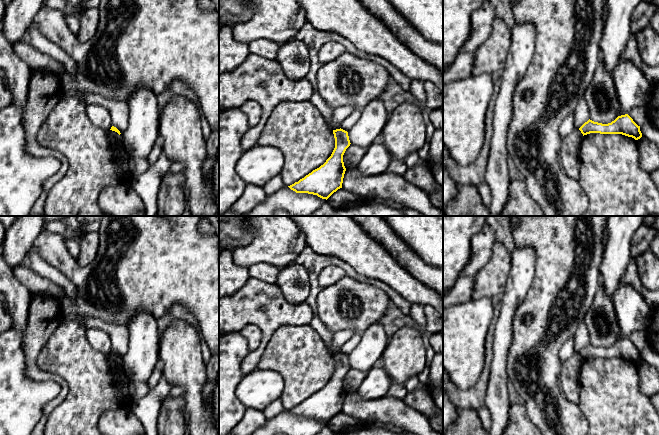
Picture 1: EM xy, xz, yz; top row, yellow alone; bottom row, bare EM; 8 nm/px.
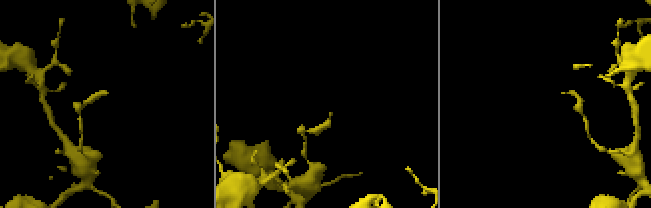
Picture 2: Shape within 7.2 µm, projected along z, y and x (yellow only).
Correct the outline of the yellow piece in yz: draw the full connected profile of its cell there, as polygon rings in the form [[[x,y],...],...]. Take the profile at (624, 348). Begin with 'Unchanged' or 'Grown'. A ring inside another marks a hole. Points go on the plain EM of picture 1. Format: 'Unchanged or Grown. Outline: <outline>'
Unchanged. Outline: [[[628,338],[618,340],[614,345],[608,348],[594,346],[589,343],[579,352],[579,354],[583,360],[590,357],[600,357],[622,358],[632,361],[635,364],[642,361],[640,350],[638,350]]]

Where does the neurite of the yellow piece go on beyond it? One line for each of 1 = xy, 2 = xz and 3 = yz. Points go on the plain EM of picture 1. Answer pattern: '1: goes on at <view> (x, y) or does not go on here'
1: does not go on here
2: does not go on here
3: does not go on here

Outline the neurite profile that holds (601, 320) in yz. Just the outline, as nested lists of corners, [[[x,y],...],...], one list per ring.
[[[599,283],[584,322],[589,330],[590,344],[608,348],[619,340],[620,329],[617,324],[614,299],[606,294],[602,283]]]

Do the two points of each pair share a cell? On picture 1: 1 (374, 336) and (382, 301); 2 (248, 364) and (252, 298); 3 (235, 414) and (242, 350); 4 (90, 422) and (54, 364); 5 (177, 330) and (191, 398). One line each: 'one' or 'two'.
1: two
2: one
3: one
4: one
5: one

